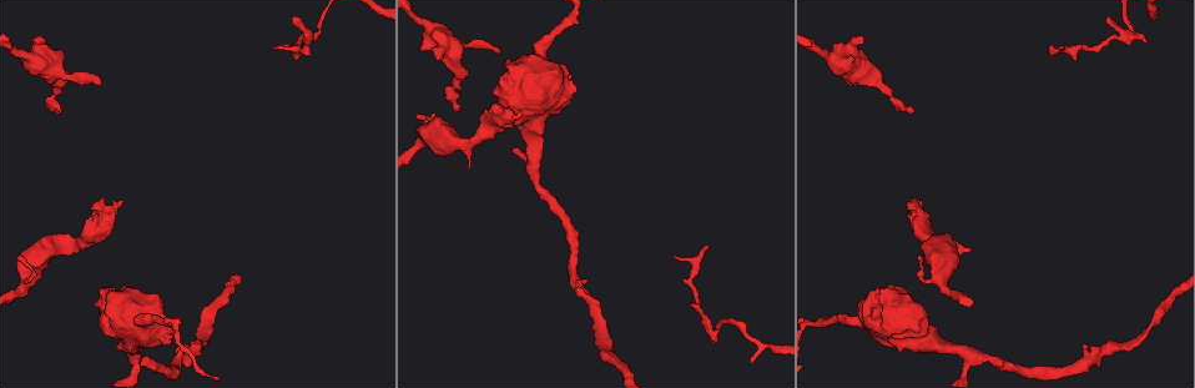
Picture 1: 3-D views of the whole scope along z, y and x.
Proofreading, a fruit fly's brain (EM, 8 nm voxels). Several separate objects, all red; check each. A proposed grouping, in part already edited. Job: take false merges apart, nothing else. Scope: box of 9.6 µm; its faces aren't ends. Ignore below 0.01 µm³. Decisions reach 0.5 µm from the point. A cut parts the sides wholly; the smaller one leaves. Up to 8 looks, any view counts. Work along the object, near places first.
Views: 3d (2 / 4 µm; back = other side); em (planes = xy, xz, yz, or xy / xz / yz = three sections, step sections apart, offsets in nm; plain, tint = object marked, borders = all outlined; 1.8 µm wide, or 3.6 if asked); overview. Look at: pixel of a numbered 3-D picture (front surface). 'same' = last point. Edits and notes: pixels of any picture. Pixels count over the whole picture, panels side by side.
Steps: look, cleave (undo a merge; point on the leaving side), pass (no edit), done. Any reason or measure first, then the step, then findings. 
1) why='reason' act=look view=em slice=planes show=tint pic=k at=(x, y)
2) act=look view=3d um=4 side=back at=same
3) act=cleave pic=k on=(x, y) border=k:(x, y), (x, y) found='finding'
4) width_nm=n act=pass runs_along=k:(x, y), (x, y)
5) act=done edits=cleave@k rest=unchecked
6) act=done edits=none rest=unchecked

why='sharp bend' act=look view=3d um=2 pic=1 at=(1133, 36)

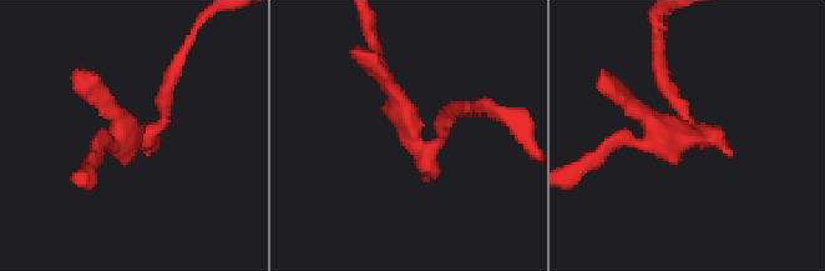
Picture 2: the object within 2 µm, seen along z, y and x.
why='need the tissue' act=look view=em slice=xz step=16 show=plain pic=2 at=(419, 141)

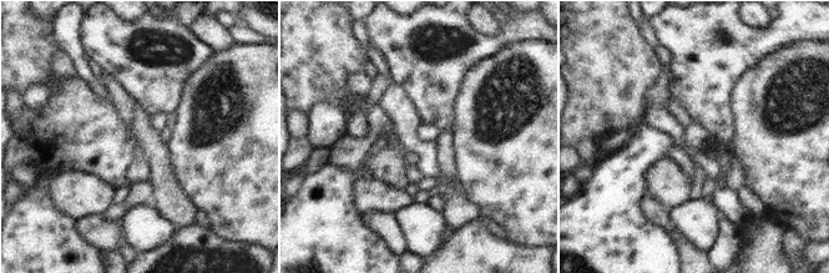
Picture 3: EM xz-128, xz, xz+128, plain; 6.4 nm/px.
act=look view=em slice=xz step=16 show=tint at=same

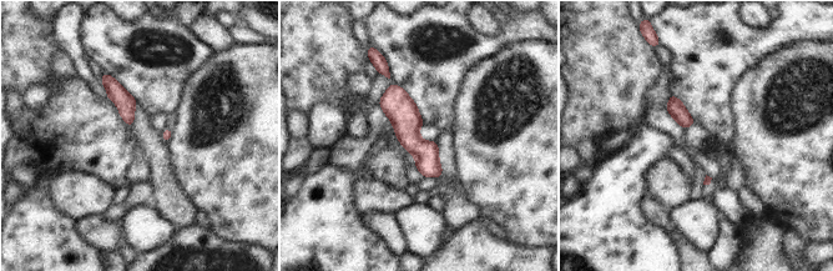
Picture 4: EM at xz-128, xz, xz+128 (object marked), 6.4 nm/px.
act=pass runs_along=4:(393, 88), (409, 139), (437, 174) found='all the same neuron'

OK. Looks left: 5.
why='calibre changes' act=look view=em slice=planes show=tint pic=1 at=(971, 357)

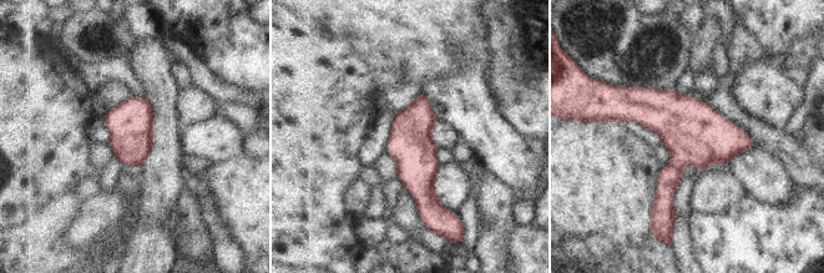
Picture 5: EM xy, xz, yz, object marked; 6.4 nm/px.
act=pass runs_along=5:(421, 97), (420, 185), (424, 208) found='one neuron here'

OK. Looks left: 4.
why='thick turns thin' act=look view=3d um=2 pic=1 at=(105, 219)

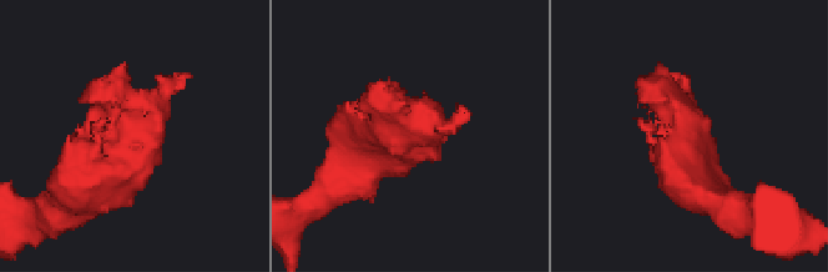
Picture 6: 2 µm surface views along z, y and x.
why='now the EM' act=look view=em slice=yz step=16 show=tint pic=6 at=(127, 140)

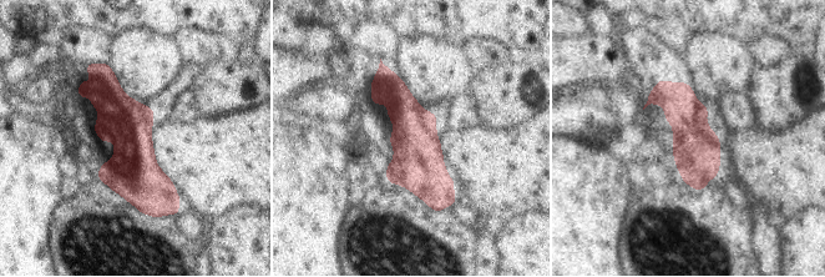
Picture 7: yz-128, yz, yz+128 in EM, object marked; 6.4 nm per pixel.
act=look view=em slice=planes show=tint at=same

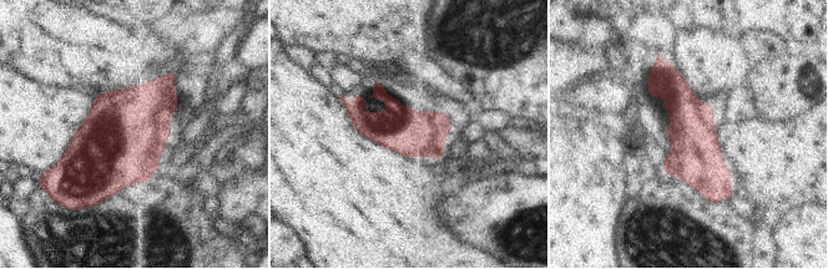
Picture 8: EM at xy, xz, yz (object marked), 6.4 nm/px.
act=pass runs_along=8:(660, 61), (715, 199) found='continuous, no second neuron'

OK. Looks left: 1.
act=done edits=none rest=unchecked

